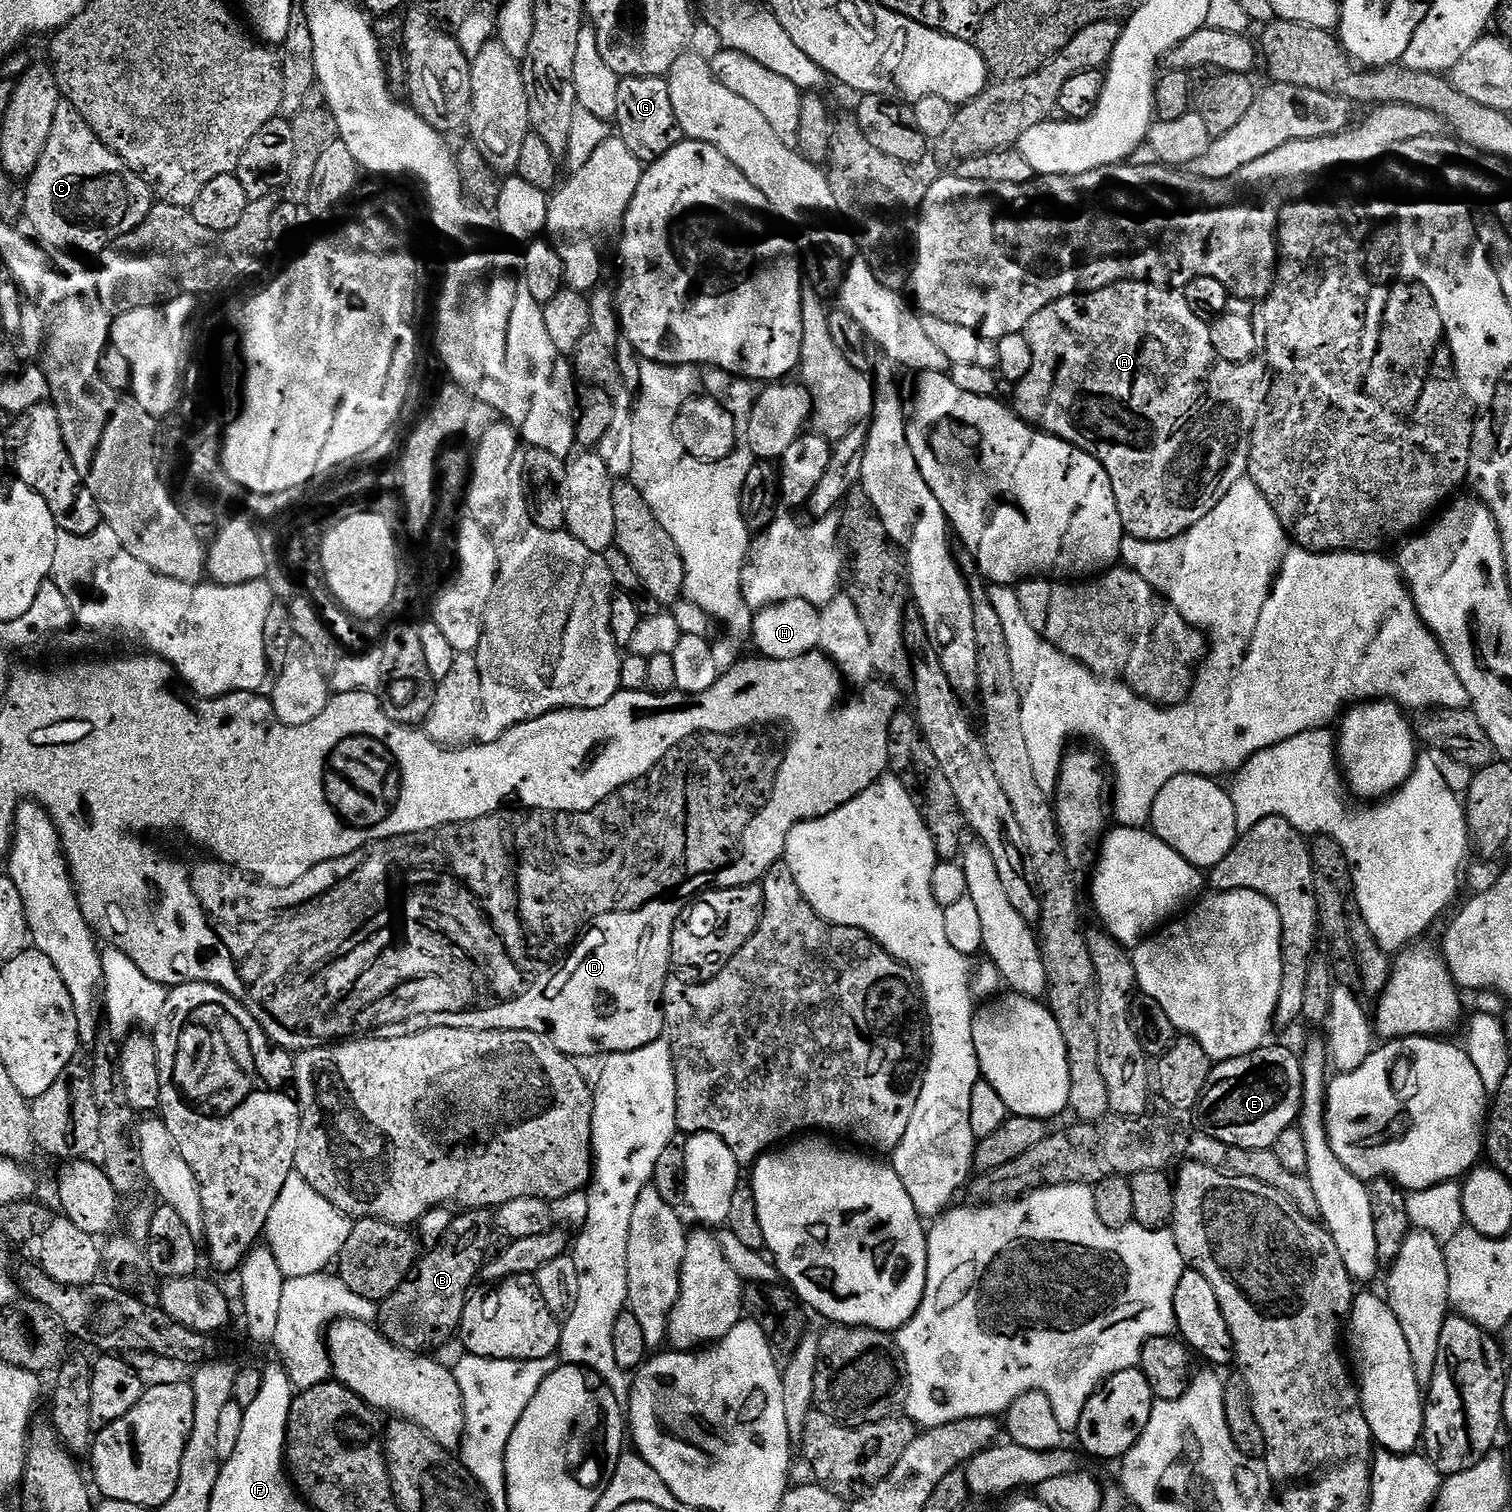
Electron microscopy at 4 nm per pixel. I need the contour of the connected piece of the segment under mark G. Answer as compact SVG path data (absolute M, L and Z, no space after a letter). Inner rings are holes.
M625 76L618 86L618 114L614 121L618 137L642 165L653 164L682 139L670 102L670 90L663 76Z

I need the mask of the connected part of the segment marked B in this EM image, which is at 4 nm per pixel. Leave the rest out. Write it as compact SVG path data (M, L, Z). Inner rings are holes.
M474 1208L459 1214L453 1215L442 1242L427 1249L417 1259L412 1275L379 1305L378 1327L394 1346L424 1354L457 1335L464 1307L474 1288L472 1283L481 1275L489 1255L488 1243L494 1237L494 1216L489 1209Z

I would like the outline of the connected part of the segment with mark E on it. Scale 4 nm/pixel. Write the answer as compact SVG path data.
M1265 1046L1238 1058L1221 1060L1215 1065L1206 1082L1200 1101L1194 1109L1194 1117L1199 1131L1210 1138L1218 1138L1218 1142L1226 1142L1230 1146L1242 1146L1246 1150L1270 1148L1278 1142L1282 1130L1293 1127L1299 1121L1302 1106L1302 1066L1299 1055L1288 1048L1271 1048Z

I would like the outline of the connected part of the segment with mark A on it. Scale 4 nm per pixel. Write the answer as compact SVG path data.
M1119 280L1097 292L1076 296L1068 296L1065 300L1057 300L1048 304L1034 318L1030 318L1026 335L1030 342L1030 351L1034 354L1034 366L1030 366L1030 374L1015 385L1016 397L1010 400L1011 407L1017 416L1026 423L1047 432L1049 436L1057 436L1090 454L1110 474L1110 482L1114 486L1114 498L1118 502L1118 514L1122 514L1122 526L1125 533L1139 540L1173 540L1178 534L1190 530L1194 522L1202 522L1222 498L1234 486L1234 482L1245 479L1248 470L1248 455L1254 422L1260 409L1265 407L1268 391L1272 385L1270 369L1263 359L1253 358L1245 364L1231 364L1220 360L1214 350L1214 342L1210 342L1209 321L1198 318L1190 305L1186 303L1183 291L1171 286L1148 284L1145 280Z

